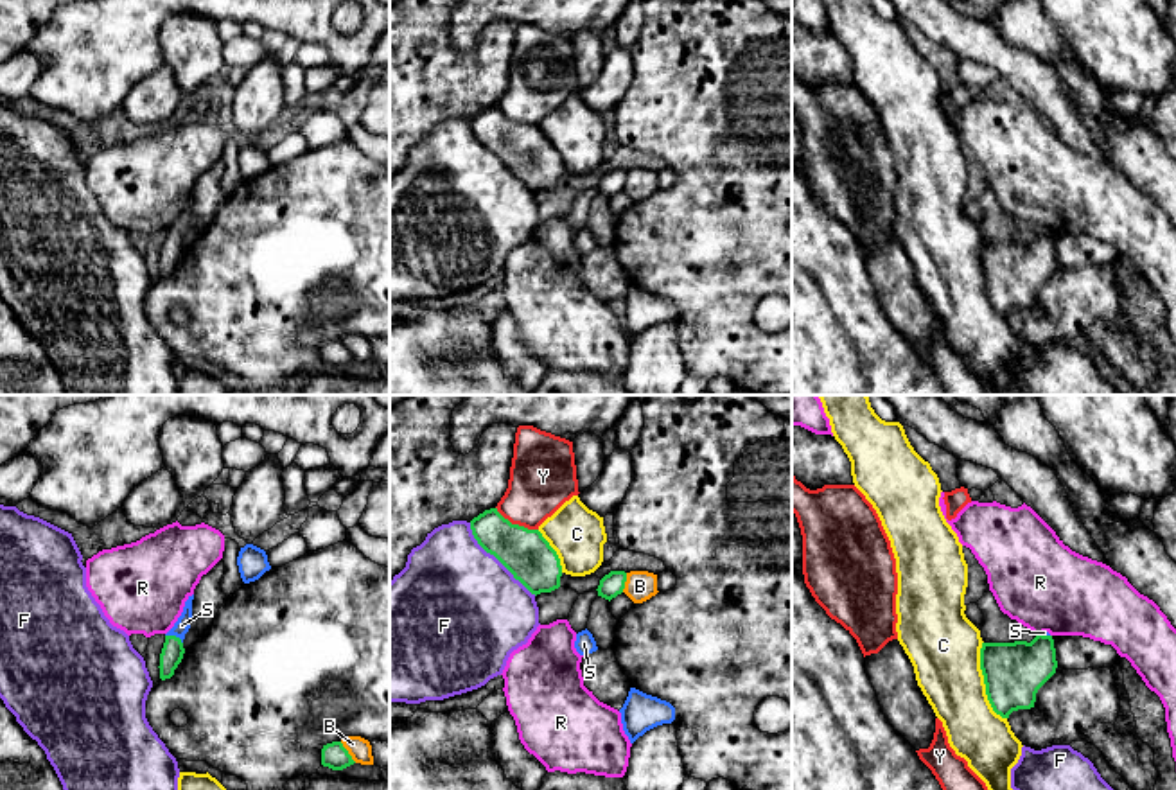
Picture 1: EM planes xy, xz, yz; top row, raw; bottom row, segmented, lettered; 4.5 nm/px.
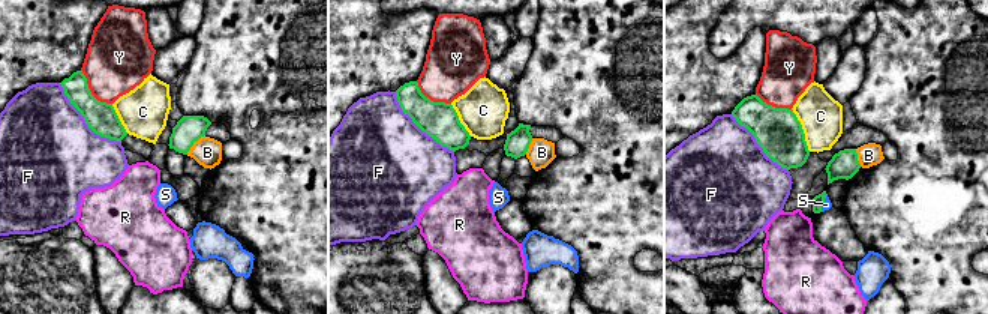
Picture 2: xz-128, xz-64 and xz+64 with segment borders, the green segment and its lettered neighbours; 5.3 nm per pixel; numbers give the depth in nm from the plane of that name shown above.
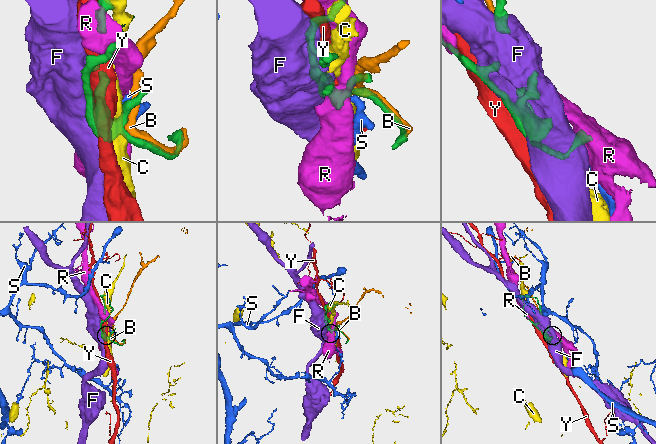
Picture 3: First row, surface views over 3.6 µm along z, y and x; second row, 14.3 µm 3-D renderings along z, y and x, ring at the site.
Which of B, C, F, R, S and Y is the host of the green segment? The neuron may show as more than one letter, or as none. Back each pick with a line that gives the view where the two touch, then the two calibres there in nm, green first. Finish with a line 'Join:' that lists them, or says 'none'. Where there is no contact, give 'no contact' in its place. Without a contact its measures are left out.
S: xy | 100/70 nm
Join: S

